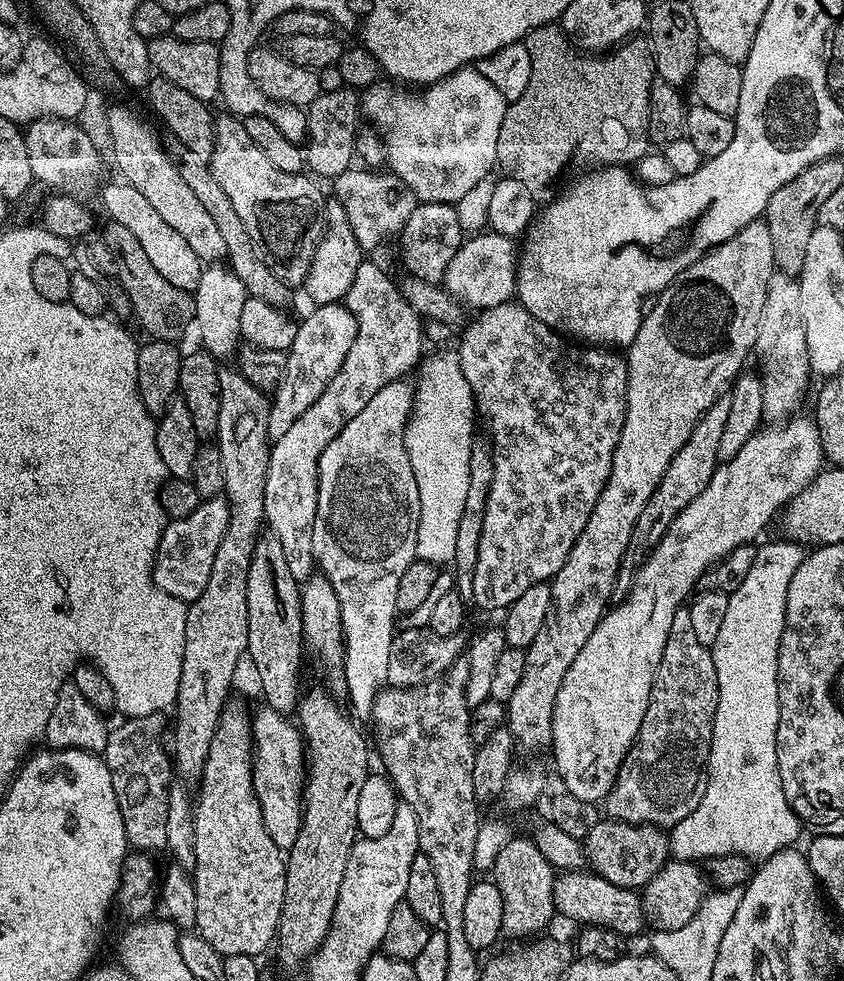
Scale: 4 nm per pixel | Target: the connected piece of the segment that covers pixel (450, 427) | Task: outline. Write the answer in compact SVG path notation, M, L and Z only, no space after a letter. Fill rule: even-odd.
M455 351L440 352L419 365L420 381L415 381L412 397L412 417L404 431L406 454L410 454L410 466L414 466L414 482L418 482L420 499L420 521L416 539L416 558L437 566L446 565L455 558L458 524L462 519L463 507L470 489L470 458L474 437L472 431L478 424L476 399L462 374L460 357Z

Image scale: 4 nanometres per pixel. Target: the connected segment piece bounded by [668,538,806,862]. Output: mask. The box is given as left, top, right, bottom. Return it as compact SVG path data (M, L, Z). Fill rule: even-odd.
M787 539L761 543L756 548L754 563L738 590L728 593L726 618L718 638L710 645L714 670L718 674L718 706L712 723L712 745L708 755L708 781L702 802L682 822L668 832L668 850L676 858L711 858L713 856L747 856L749 861L763 862L793 843L791 832L801 831L800 819L794 814L782 790L778 770L778 646L786 622L786 590L806 552L801 545Z

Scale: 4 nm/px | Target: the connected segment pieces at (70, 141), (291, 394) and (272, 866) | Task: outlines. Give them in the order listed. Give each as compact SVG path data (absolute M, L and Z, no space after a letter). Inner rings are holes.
M40 117L31 121L24 130L26 140L26 150L29 151L30 168L33 179L46 184L52 188L51 191L63 196L72 197L79 200L88 200L93 193L97 193L102 179L100 172L100 154L91 136L82 128L79 123L67 120L57 120L55 117Z
M343 303L322 304L311 310L313 312L305 320L297 323L294 342L288 348L284 361L284 376L270 396L268 439L272 442L282 438L282 434L286 434L286 430L290 430L290 426L294 426L294 422L298 422L298 418L302 418L302 414L322 398L322 390L326 390L334 374L338 374L360 329L354 314Z
M232 710L225 711L224 715L220 717L218 726L214 730L214 738L210 742L210 754L206 758L206 766L204 767L204 773L200 779L198 785L198 791L200 791L200 797L197 795L194 800L194 862L196 863L190 869L190 875L192 881L194 882L194 890L197 895L197 919L196 927L197 933L203 938L204 941L209 942L210 946L213 946L214 950L218 950L221 956L233 956L234 954L246 954L253 958L259 957L258 954L262 953L267 947L271 947L271 944L275 941L275 937L280 925L282 902L285 900L285 890L286 890L286 878L284 877L284 870L286 867L286 856L279 846L274 842L274 838L270 838L270 834L266 832L266 826L262 822L262 810L258 806L258 798L254 794L254 786L252 785L252 722L249 713L244 712L232 712Z

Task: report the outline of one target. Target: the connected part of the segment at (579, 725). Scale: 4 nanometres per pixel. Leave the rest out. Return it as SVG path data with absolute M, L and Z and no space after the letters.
M796 414L783 422L772 422L761 427L748 439L746 446L734 454L734 458L723 461L717 467L714 478L710 478L710 486L706 486L706 490L702 490L702 494L698 494L698 498L694 498L694 502L690 502L690 506L686 506L686 510L674 518L658 546L648 553L647 560L632 579L631 590L623 593L621 600L624 601L617 608L616 605L609 607L598 622L594 634L590 634L586 646L578 650L578 658L574 658L570 670L566 670L566 678L562 678L552 719L550 753L556 759L556 772L564 783L563 791L575 798L593 802L603 801L608 795L642 726L642 718L650 702L652 683L662 662L662 650L666 650L666 638L670 638L674 614L678 614L678 610L685 607L686 601L696 592L698 578L702 578L706 570L726 558L730 550L738 550L738 546L759 541L760 531L775 516L777 519L784 505L803 488L810 486L815 476L820 475L826 464L820 431L815 419L811 415L804 415Z

